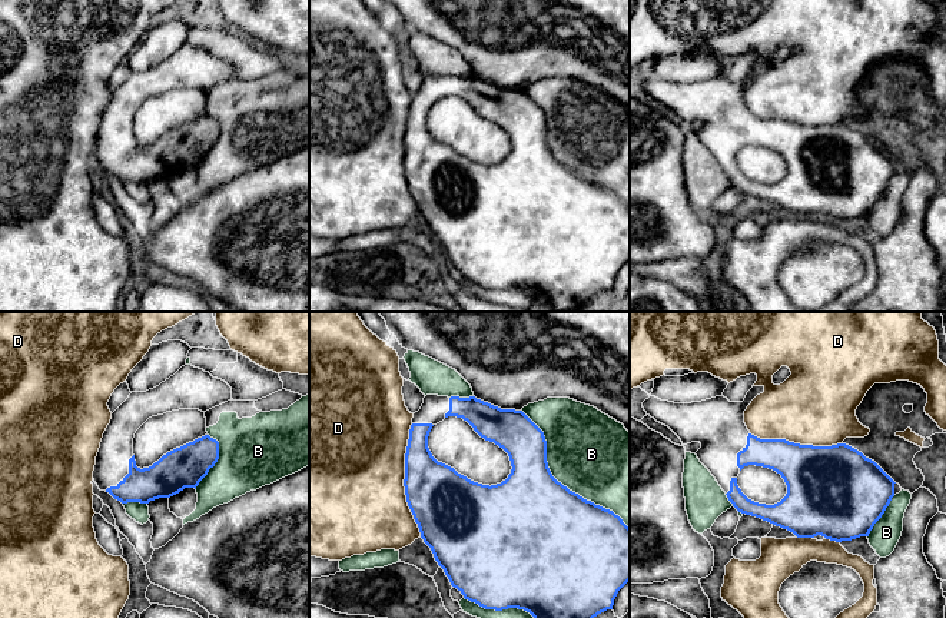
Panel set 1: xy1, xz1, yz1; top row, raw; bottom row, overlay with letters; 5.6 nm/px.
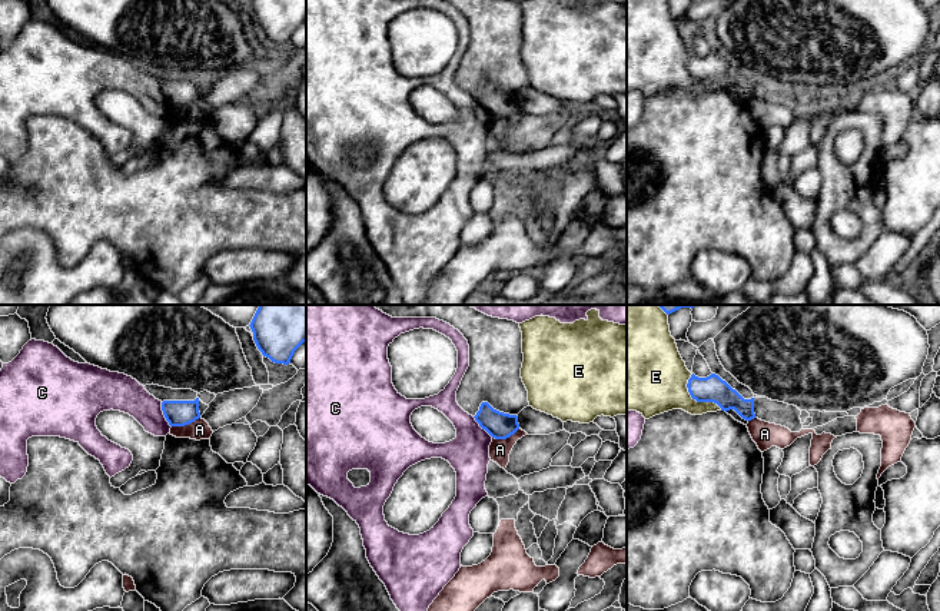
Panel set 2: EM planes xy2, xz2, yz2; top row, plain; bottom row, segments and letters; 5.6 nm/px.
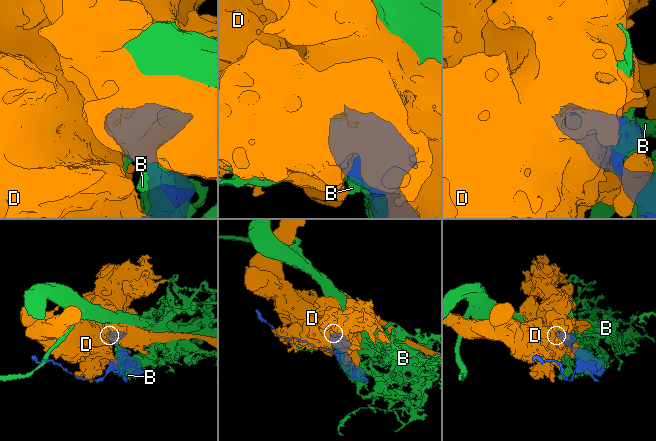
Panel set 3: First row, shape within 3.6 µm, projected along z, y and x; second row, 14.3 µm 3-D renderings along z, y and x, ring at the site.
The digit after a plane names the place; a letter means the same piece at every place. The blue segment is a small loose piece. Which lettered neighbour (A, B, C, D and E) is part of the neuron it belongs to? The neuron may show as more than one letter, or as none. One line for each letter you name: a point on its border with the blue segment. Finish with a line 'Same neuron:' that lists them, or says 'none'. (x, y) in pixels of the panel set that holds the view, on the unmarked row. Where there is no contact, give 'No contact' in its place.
Same neuron: none

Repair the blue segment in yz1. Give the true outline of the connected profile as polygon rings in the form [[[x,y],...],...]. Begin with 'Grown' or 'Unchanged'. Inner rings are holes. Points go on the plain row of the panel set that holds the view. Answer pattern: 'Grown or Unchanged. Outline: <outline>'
Grown. Outline: [[[753,66],[743,82],[730,82],[723,74],[691,83],[674,83],[650,76],[643,82],[643,87],[647,94],[668,106],[683,124],[701,123],[696,132],[697,137],[711,152],[738,192],[787,209],[797,217],[821,215],[842,222],[869,216],[894,176],[896,162],[874,140],[846,123],[813,126],[786,119],[760,119],[751,114],[744,103],[744,90],[763,72],[764,66]],[[748,144],[780,153],[787,165],[786,176],[774,185],[748,179],[737,165],[740,150]]]

